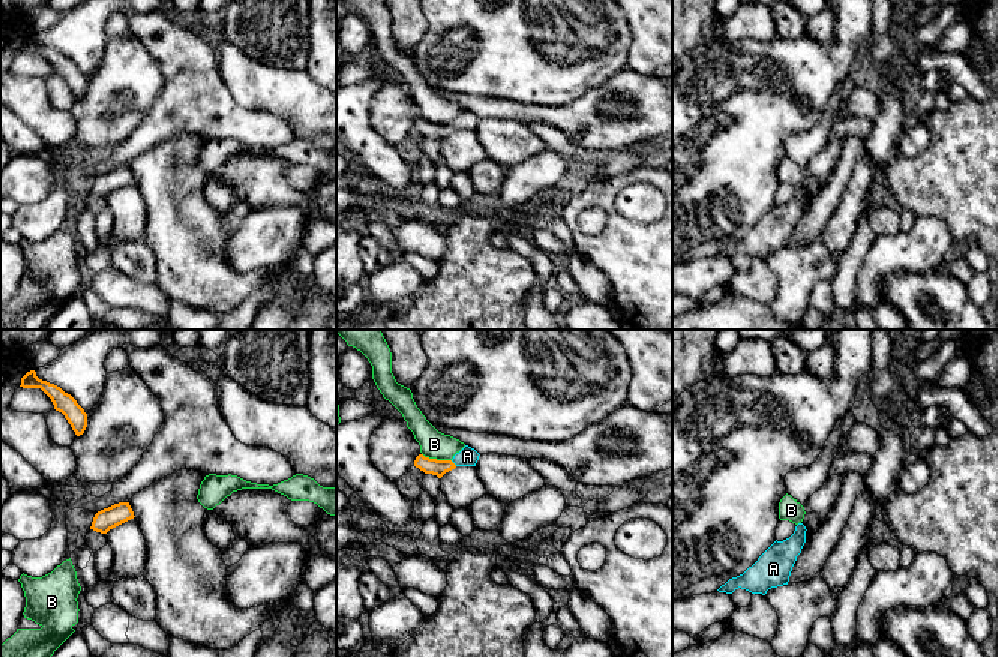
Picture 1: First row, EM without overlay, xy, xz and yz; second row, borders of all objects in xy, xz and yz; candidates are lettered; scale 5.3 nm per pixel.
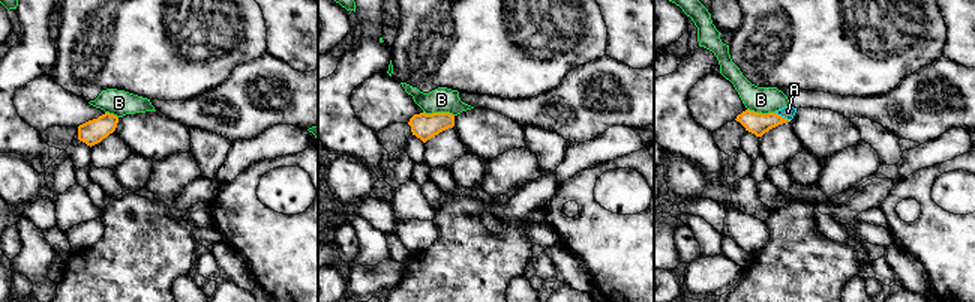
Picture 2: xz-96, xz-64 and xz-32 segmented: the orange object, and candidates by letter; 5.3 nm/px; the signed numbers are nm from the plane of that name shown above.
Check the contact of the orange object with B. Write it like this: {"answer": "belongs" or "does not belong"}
{"answer": "does not belong"}

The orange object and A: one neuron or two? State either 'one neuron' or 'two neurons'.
one neuron

